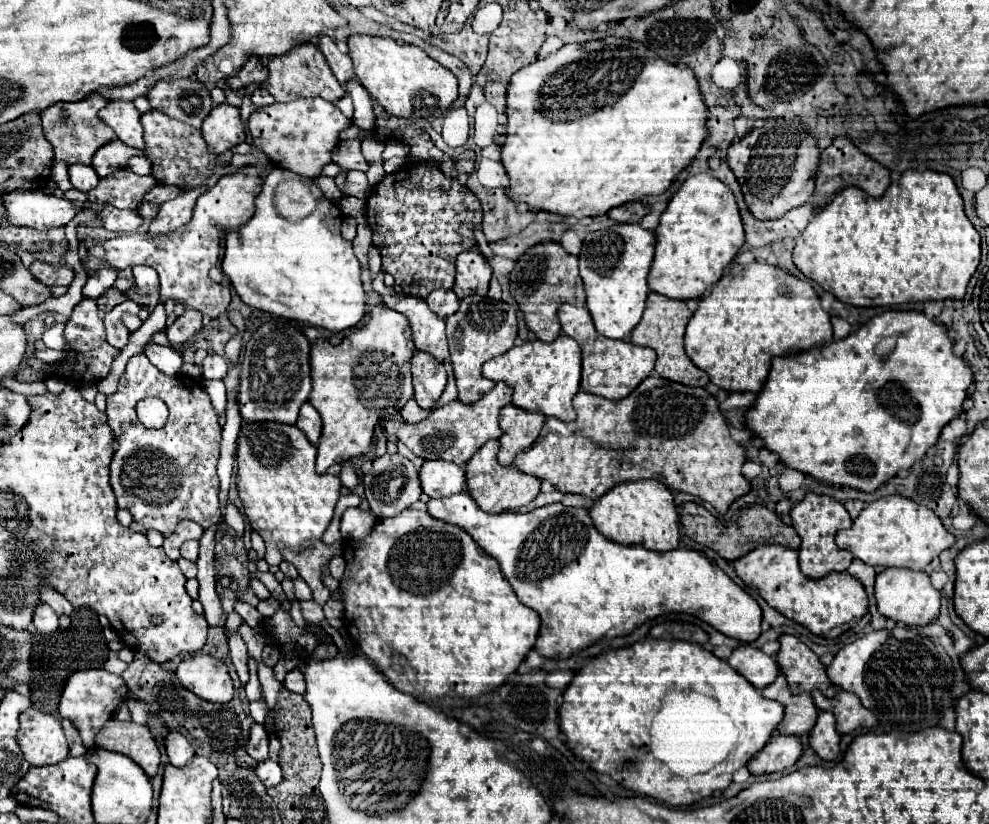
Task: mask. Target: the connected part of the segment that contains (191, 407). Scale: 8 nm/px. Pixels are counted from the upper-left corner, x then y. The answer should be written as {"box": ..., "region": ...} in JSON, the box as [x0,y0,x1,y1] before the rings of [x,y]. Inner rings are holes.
{"box":[106,354,222,536],"region":[[[136,354],[128,360],[126,372],[118,380],[116,394],[108,396],[106,414],[108,414],[108,424],[116,440],[120,442],[120,448],[112,456],[112,464],[110,464],[110,482],[118,500],[118,508],[130,510],[130,514],[138,524],[142,524],[146,530],[158,530],[162,536],[174,534],[176,526],[182,520],[192,520],[202,528],[222,522],[218,510],[220,480],[216,474],[222,426],[218,424],[218,416],[210,402],[210,396],[206,394],[206,390],[200,386],[198,380],[184,378],[184,376],[166,376],[156,366],[152,366],[144,354]],[[146,396],[156,396],[162,400],[166,398],[170,416],[160,430],[146,428],[136,416],[136,402]]]}

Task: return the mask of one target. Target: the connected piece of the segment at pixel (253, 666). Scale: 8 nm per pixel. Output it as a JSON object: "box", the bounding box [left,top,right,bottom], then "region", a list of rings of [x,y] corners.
{"box":[245,656,261,702],"region":[[[248,656],[248,667],[250,678],[245,685],[245,693],[249,702],[253,702],[257,701],[261,696],[261,685],[257,674],[257,662],[251,656]]]}

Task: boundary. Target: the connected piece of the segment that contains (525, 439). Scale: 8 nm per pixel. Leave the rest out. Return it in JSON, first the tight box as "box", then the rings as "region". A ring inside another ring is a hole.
{"box":[498,404,544,466],"region":[[[508,404],[500,410],[500,428],[502,428],[502,436],[500,436],[500,452],[498,452],[498,462],[502,466],[510,466],[514,456],[520,450],[530,448],[544,424],[544,416],[540,412],[526,412],[522,408],[516,408],[514,404]]]}

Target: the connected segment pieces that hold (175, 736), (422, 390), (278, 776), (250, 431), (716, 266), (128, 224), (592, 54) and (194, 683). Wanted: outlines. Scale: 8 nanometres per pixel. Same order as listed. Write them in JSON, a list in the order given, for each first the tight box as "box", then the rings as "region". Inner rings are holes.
[{"box":[166,732,194,768],"region":[[[170,732],[166,736],[166,754],[170,758],[170,764],[182,768],[194,756],[194,748],[180,732]]]},{"box":[412,352,446,410],"region":[[[416,352],[412,356],[414,398],[420,408],[432,410],[446,388],[446,368],[438,364],[430,354]]]},{"box":[254,760,282,786],"region":[[[274,760],[258,762],[254,768],[254,774],[262,780],[264,786],[274,786],[274,784],[280,784],[280,780],[282,780],[282,770],[278,768],[278,764]]]},{"box":[236,422,340,566],"region":[[[242,422],[242,430],[238,434],[238,448],[236,448],[236,462],[238,462],[238,478],[236,488],[242,502],[244,516],[250,520],[252,530],[256,530],[266,542],[266,562],[270,566],[278,566],[282,562],[280,550],[276,548],[278,542],[294,548],[304,550],[308,540],[320,540],[330,520],[334,516],[334,506],[340,496],[340,464],[334,464],[326,474],[318,474],[314,470],[316,460],[316,446],[310,444],[304,432],[294,424],[280,424],[280,422]]]},{"box":[648,174,744,300],"region":[[[696,174],[690,176],[680,190],[670,200],[668,208],[660,216],[660,224],[654,230],[656,236],[656,254],[648,274],[648,288],[656,294],[674,298],[674,300],[690,300],[702,298],[706,290],[710,290],[724,274],[724,268],[734,260],[738,250],[744,244],[744,228],[740,220],[740,212],[730,188],[712,178],[710,174]]]},{"box":[98,206,142,234],"region":[[[102,206],[98,212],[98,218],[102,220],[102,226],[116,234],[128,234],[136,232],[142,224],[142,218],[136,210],[118,210],[114,206]]]},{"box":[500,36,706,218],"region":[[[608,36],[604,40],[594,40],[586,44],[566,44],[556,54],[546,56],[544,60],[536,60],[528,64],[526,68],[518,70],[518,74],[512,76],[508,92],[506,92],[506,142],[502,146],[500,162],[506,168],[506,174],[510,178],[508,198],[516,202],[526,202],[532,210],[542,210],[550,214],[560,214],[564,218],[586,218],[586,216],[602,216],[608,210],[636,202],[642,196],[650,194],[662,194],[672,184],[672,180],[694,160],[698,154],[702,142],[706,140],[706,104],[702,104],[702,94],[698,92],[698,84],[694,84],[694,76],[686,72],[686,68],[674,68],[672,64],[666,64],[664,60],[658,60],[648,56],[648,50],[642,48],[642,44],[626,40],[626,38],[614,38]]]},{"box":[176,654,234,704],"region":[[[208,654],[190,656],[180,662],[176,674],[184,688],[188,688],[190,692],[208,702],[226,704],[228,700],[232,700],[234,690],[228,668],[222,660],[214,656]]]}]

